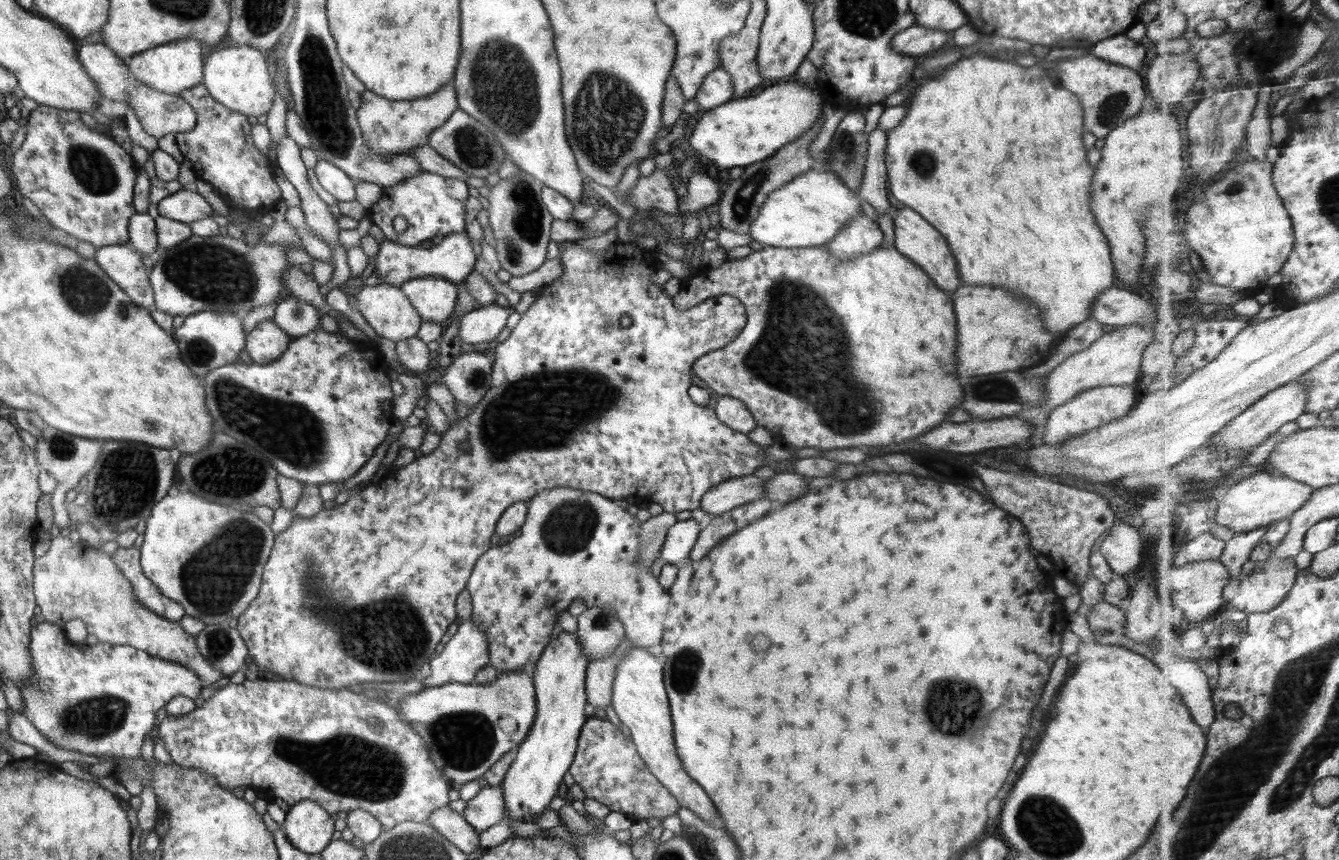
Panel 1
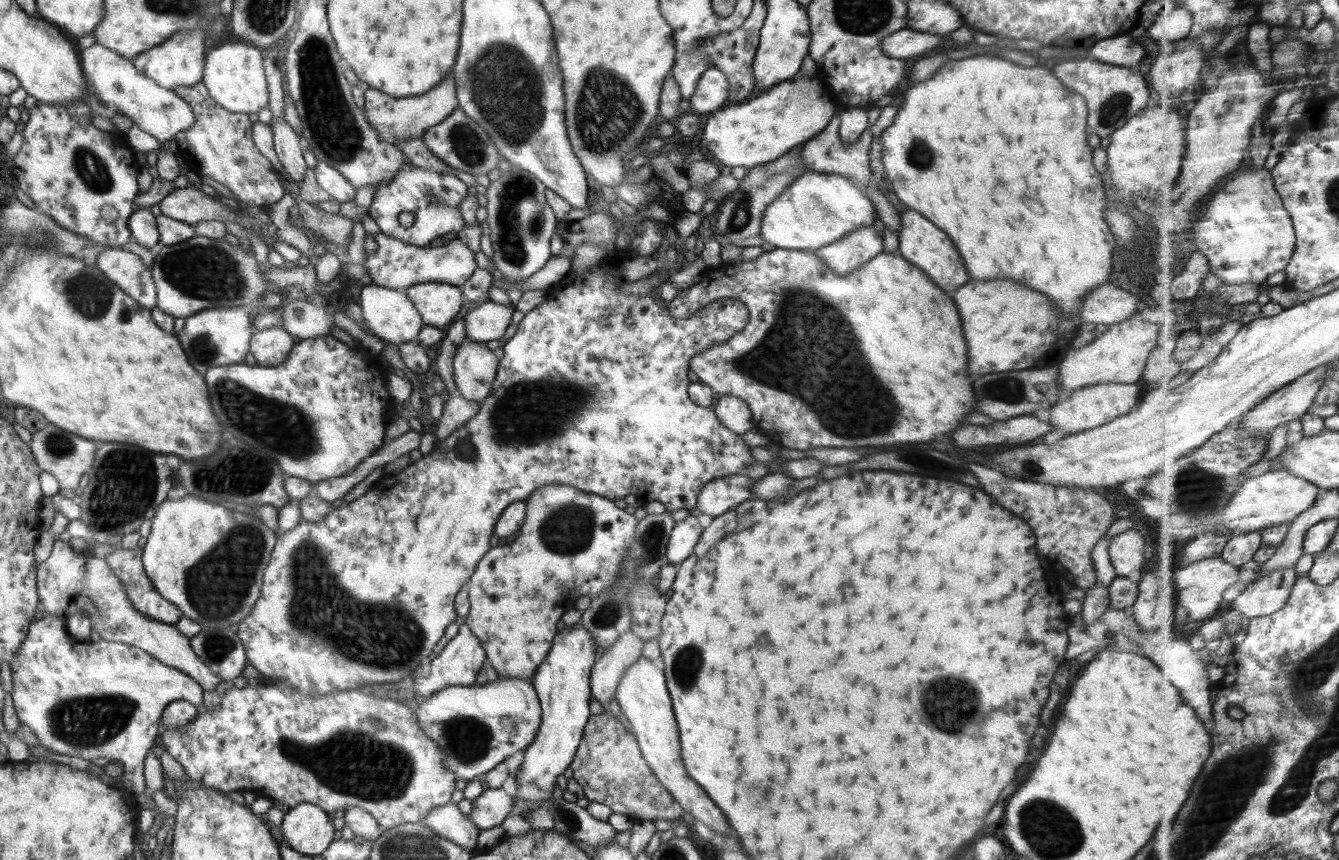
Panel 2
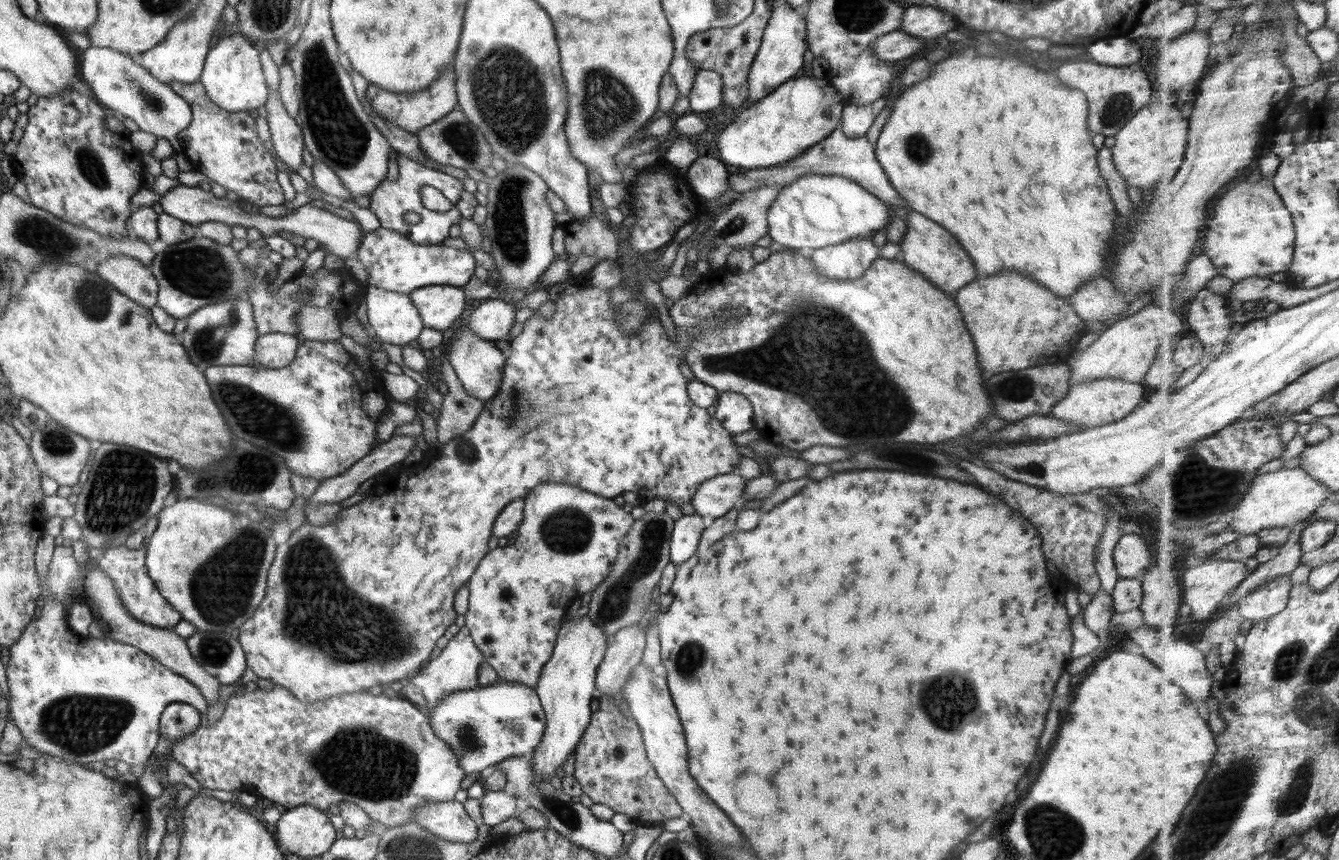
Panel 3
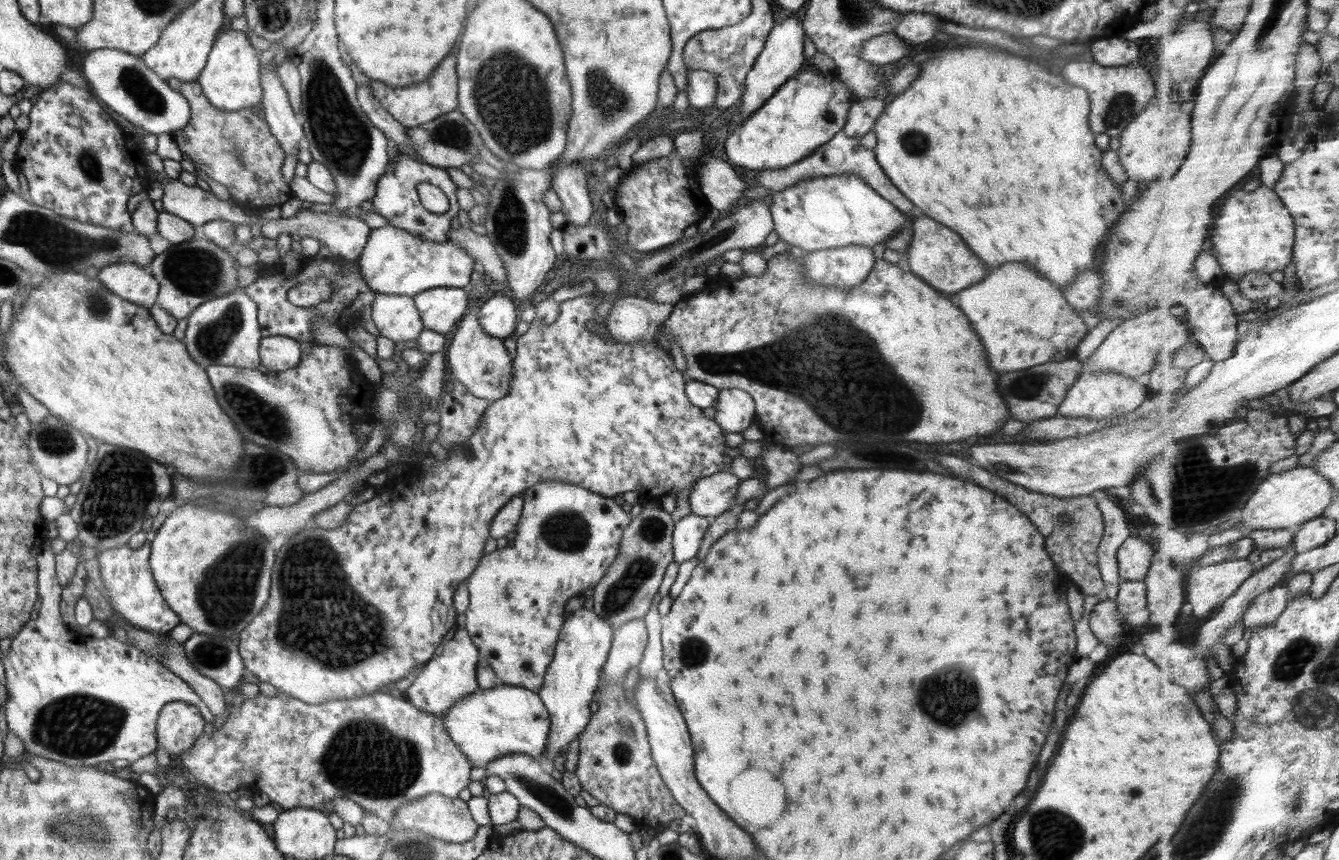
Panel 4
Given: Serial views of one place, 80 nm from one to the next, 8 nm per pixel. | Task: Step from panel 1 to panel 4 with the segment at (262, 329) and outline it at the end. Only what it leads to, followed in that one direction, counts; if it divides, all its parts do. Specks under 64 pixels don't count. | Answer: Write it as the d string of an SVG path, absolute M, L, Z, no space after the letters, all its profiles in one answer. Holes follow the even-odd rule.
M268 336L260 340L258 356L262 366L272 373L282 375L299 364L302 350L299 342L288 336Z

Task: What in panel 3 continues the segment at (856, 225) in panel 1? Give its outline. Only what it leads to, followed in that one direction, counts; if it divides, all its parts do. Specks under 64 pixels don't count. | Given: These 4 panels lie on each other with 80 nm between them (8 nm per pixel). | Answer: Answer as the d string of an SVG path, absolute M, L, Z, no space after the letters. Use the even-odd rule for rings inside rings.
M855 238L832 247L817 248L811 256L818 274L826 278L860 278L878 258L872 238Z

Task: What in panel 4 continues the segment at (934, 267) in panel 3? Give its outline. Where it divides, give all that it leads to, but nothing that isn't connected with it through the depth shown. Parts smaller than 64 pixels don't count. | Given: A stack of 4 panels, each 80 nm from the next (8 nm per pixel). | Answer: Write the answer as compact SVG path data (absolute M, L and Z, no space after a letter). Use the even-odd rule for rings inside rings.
M917 216L914 218L912 230L911 245L906 252L910 270L932 288L938 288L941 293L954 294L980 282L985 277L989 268L984 268L978 256L974 256L970 248L966 248L964 240L958 238L958 234L946 228L944 224L938 224L928 216Z

